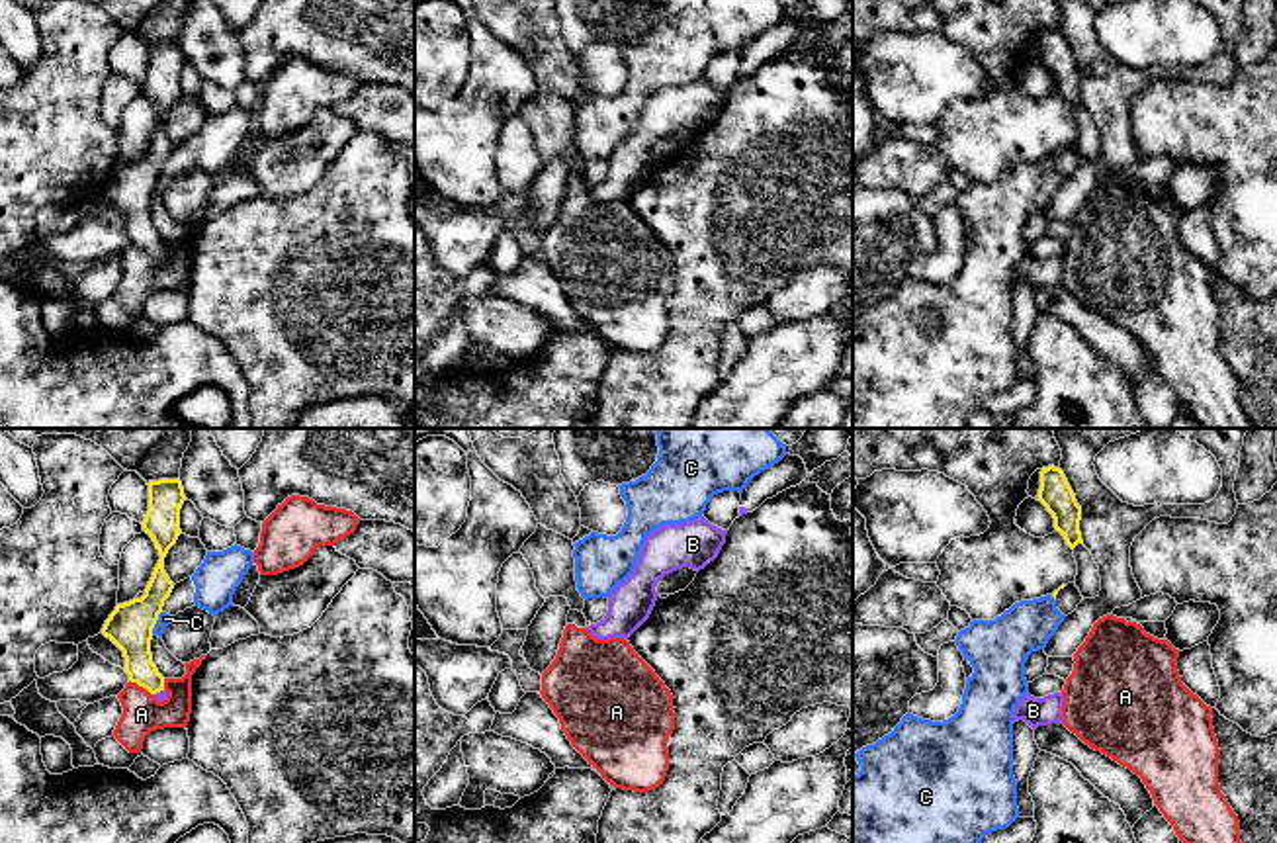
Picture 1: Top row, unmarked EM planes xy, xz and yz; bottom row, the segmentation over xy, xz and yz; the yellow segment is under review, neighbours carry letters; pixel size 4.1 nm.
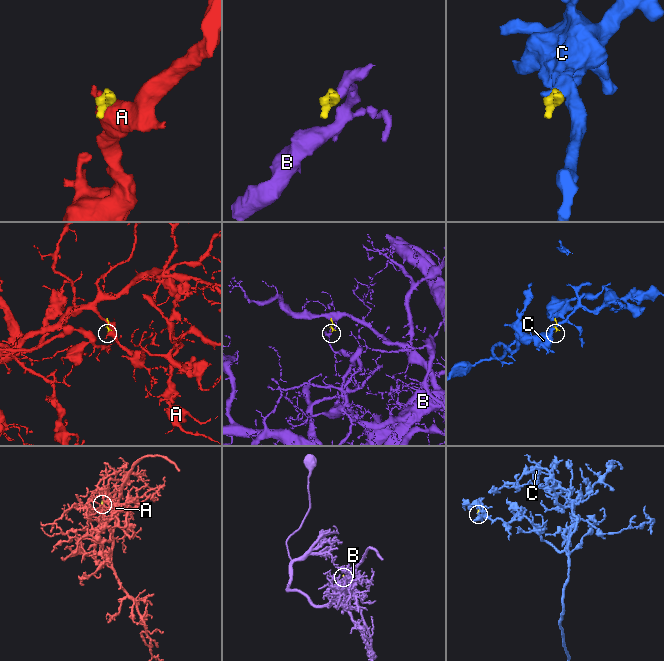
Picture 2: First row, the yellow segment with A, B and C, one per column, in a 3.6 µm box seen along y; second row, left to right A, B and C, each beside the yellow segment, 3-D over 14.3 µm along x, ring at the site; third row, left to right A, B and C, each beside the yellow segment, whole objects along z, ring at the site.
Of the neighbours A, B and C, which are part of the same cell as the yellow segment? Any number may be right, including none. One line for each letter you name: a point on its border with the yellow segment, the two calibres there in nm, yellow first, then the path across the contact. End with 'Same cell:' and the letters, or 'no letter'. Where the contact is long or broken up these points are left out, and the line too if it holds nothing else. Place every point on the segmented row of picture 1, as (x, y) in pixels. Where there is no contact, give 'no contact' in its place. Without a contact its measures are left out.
B: xy (159, 691) | 150/40 nm | across xy (133, 636), (137, 664), (159, 691), (161, 695)
Same cell: B

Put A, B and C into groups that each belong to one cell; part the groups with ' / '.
A / B / C

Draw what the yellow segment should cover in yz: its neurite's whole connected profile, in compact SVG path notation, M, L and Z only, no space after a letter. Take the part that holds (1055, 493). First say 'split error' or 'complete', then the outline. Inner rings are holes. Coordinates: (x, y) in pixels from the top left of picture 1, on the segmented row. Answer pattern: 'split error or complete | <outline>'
complete | M1048 466L1040 471L1040 489L1038 501L1054 518L1054 528L1074 550L1078 544L1083 544L1079 532L1081 507L1076 501L1076 495L1060 467Z

